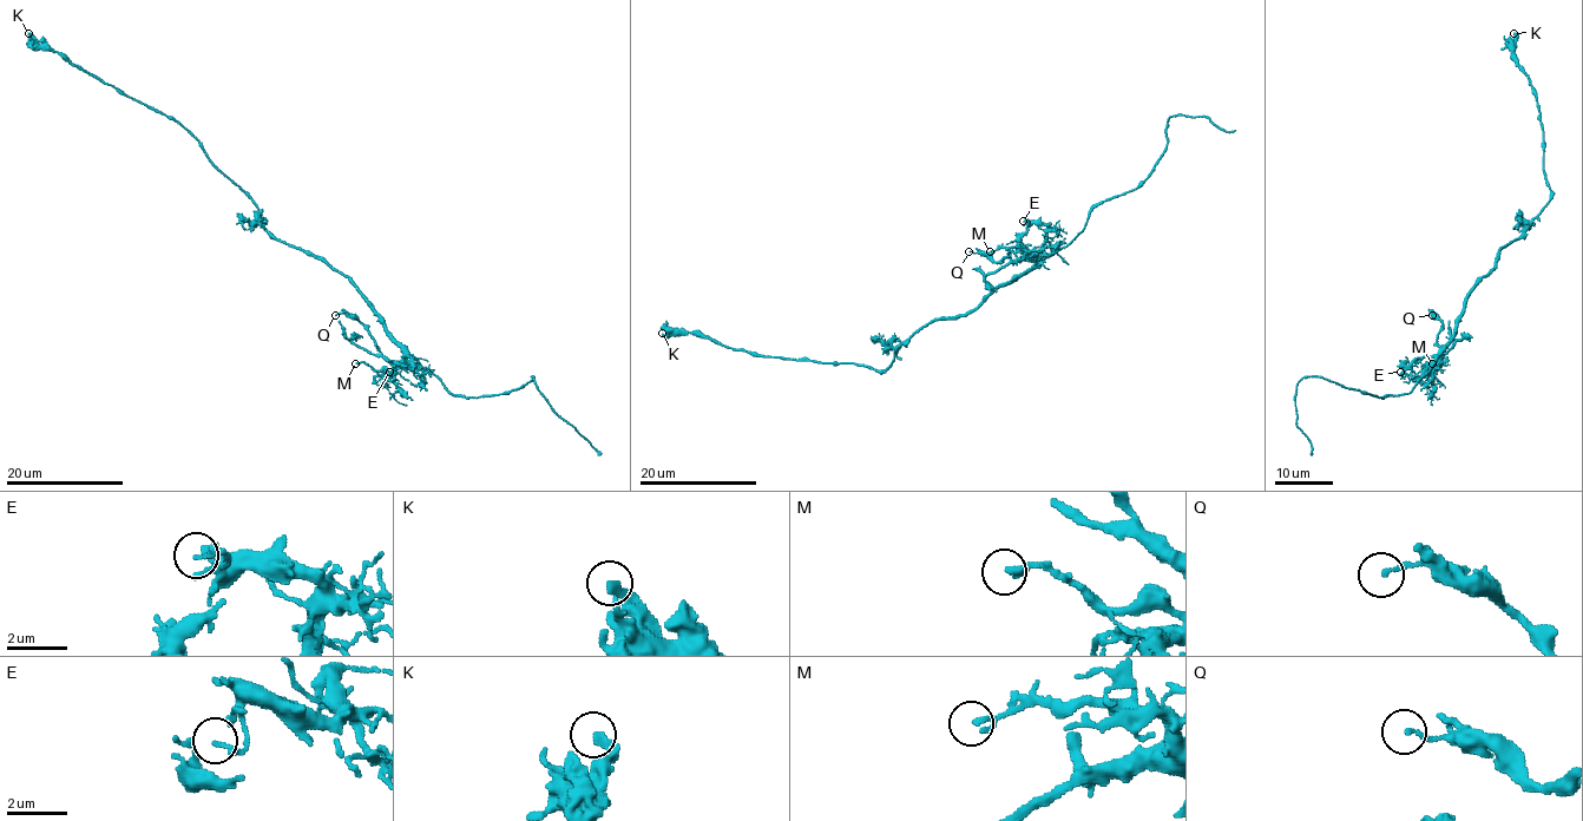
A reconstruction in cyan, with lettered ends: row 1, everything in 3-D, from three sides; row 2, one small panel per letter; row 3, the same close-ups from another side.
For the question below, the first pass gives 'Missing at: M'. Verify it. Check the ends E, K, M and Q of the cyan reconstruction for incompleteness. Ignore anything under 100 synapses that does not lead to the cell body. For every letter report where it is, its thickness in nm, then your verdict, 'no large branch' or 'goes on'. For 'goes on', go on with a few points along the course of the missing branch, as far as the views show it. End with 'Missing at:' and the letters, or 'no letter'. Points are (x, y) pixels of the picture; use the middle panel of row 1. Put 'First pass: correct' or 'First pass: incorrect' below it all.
E: place (1023, 221); calibre 160 nm; no large branch
K: place (662, 333); calibre 240 nm; no large branch
M: place (990, 251); calibre 200 nm; no large branch
Q: place (969, 251); calibre 160 nm; no large branch
Missing at: no letter
First pass: incorrect

